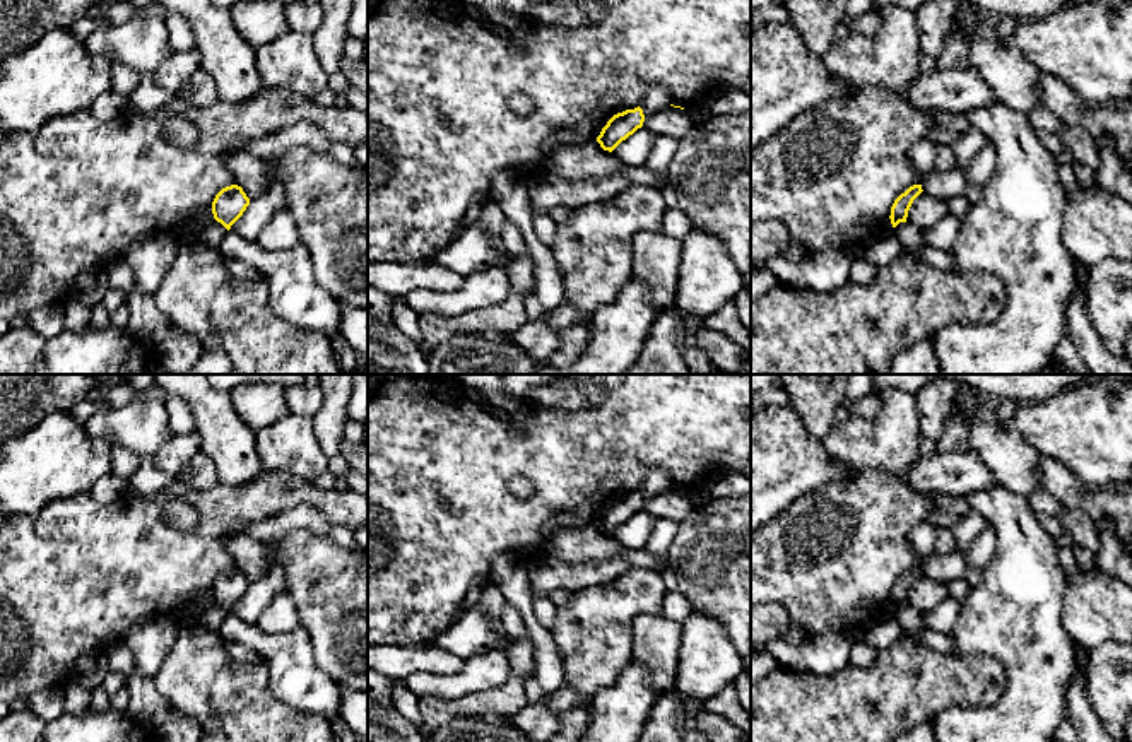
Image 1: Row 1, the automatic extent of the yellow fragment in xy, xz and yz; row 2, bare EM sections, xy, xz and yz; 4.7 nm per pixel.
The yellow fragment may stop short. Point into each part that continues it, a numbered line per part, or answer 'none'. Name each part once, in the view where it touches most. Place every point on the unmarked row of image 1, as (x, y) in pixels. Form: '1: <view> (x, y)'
none

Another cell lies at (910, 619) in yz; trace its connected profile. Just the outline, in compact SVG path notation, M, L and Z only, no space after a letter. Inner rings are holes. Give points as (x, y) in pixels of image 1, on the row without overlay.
M899 605L896 610L893 610L893 615L896 617L899 626L908 634L913 634L913 633L927 629L923 626L922 614L918 610L915 610L913 607L910 607L910 605Z

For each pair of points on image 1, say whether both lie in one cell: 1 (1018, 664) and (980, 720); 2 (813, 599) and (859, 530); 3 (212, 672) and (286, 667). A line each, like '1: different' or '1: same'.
1: same
2: same
3: different

